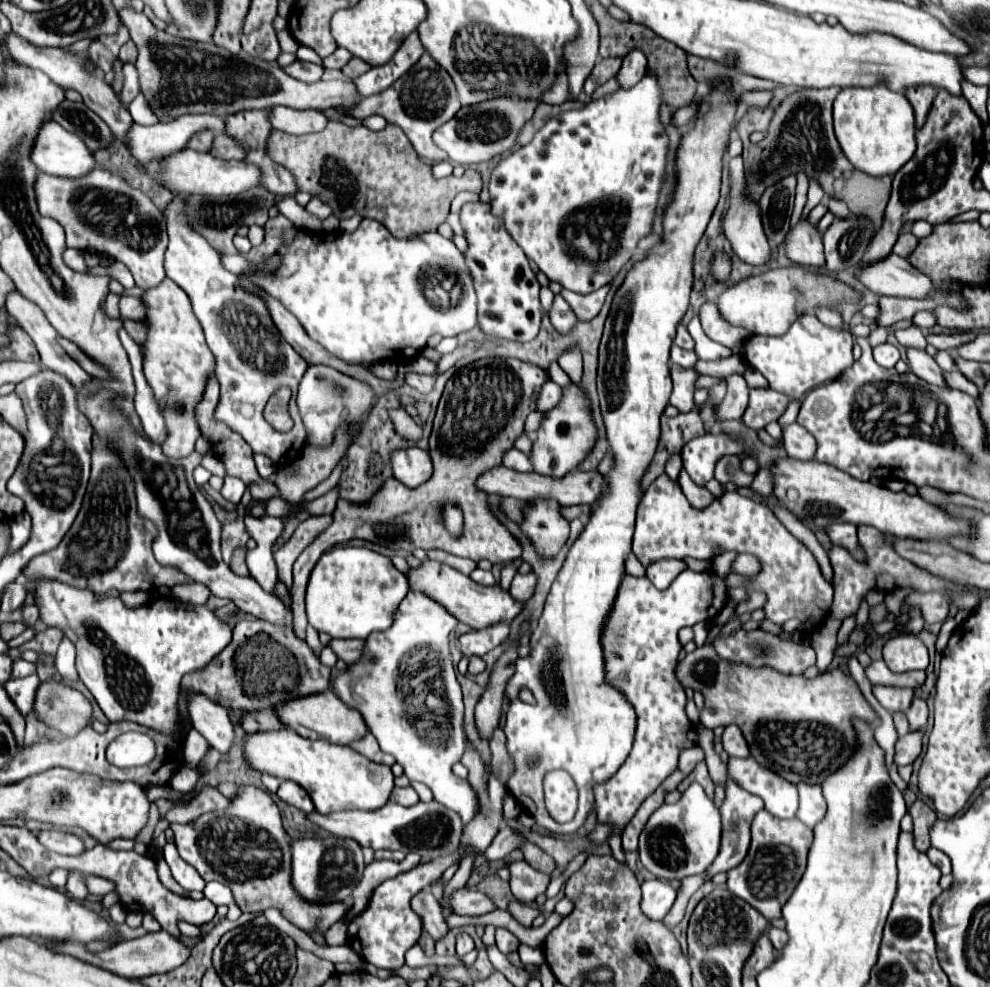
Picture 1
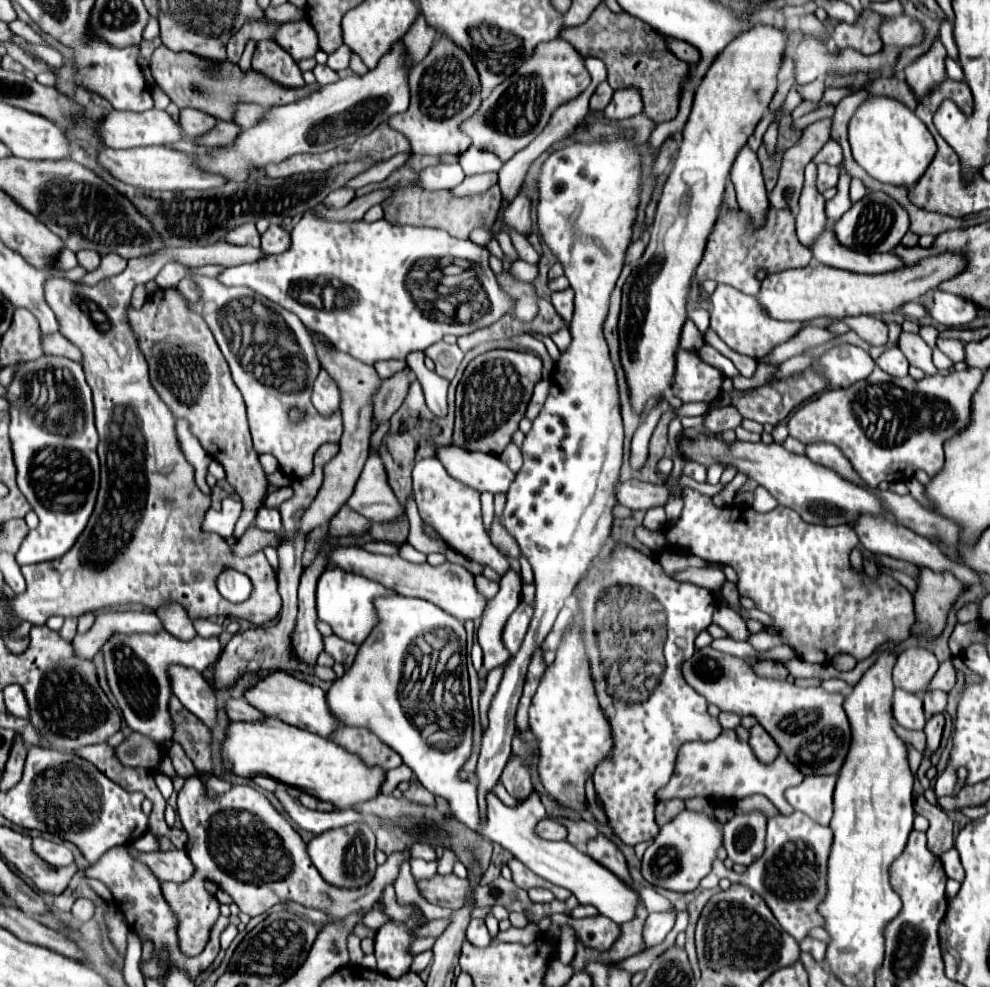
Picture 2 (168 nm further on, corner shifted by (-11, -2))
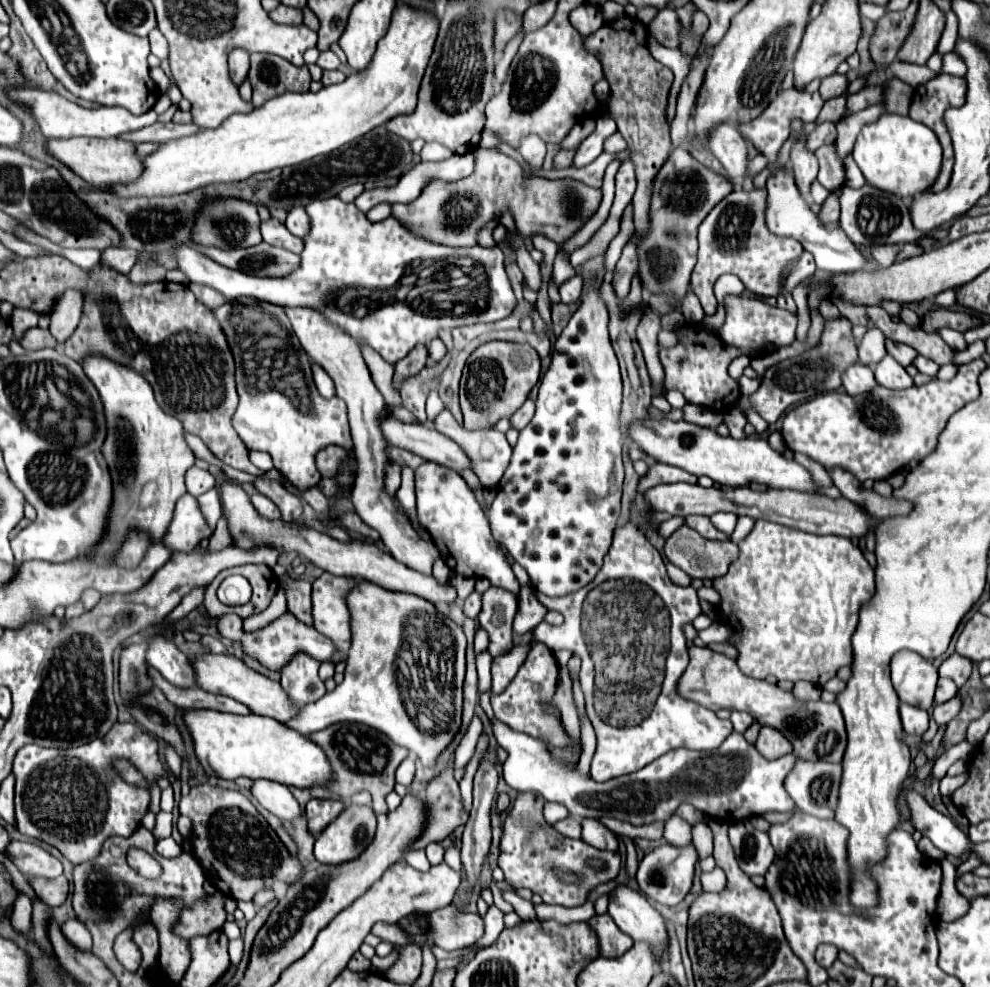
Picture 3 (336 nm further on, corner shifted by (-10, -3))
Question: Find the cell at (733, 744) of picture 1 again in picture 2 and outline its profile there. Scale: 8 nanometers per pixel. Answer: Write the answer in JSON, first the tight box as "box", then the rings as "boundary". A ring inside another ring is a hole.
{"box":[748,725,778,763],"boundary":[[[754,725],[750,729],[750,739],[748,739],[754,755],[758,757],[758,761],[762,763],[772,763],[776,757],[778,757],[778,749],[776,749],[776,743],[772,741],[772,737],[768,737],[768,733],[764,731],[762,725]]]}

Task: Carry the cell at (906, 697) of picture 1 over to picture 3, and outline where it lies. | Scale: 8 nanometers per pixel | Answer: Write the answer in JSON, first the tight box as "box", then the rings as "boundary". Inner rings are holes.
{"box":[899,704,929,736],"boundary":[[[901,704],[899,706],[899,714],[901,714],[901,722],[903,722],[903,730],[907,734],[915,734],[915,736],[923,736],[923,732],[929,728],[929,712],[913,708],[909,704]]]}

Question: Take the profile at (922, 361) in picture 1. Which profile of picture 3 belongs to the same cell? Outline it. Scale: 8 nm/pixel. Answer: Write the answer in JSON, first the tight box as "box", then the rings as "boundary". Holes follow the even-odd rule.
{"box":[885,338,917,366],"boundary":[[[889,338],[885,340],[885,348],[887,348],[887,354],[893,356],[901,366],[909,366],[913,362],[913,358],[917,356],[917,352],[911,346],[899,344],[899,342],[891,342]]]}

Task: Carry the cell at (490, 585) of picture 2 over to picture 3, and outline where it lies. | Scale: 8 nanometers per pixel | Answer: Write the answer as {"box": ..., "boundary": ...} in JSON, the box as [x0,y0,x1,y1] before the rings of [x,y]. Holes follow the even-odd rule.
{"box":[463,592,481,618],"boundary":[[[473,592],[473,594],[465,600],[465,604],[463,604],[463,614],[469,616],[469,618],[477,618],[479,610],[481,610],[481,594],[479,594],[479,592]]]}

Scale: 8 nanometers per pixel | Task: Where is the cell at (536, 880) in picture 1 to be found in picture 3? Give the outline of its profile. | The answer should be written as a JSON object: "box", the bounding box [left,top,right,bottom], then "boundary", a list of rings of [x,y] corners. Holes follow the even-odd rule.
{"box":[499,792,621,906],"boundary":[[[519,792],[513,800],[513,806],[503,822],[503,836],[499,844],[499,868],[505,874],[505,882],[513,888],[529,888],[531,892],[539,894],[545,904],[559,904],[559,906],[581,906],[585,904],[591,890],[595,890],[599,884],[595,882],[595,874],[583,870],[581,860],[587,858],[603,858],[607,862],[609,870],[609,882],[617,878],[621,870],[621,854],[619,852],[607,852],[597,850],[591,844],[583,840],[571,840],[563,834],[557,834],[551,824],[543,818],[543,806],[545,798],[537,792]],[[571,872],[579,876],[575,882],[563,882],[559,874]]]}

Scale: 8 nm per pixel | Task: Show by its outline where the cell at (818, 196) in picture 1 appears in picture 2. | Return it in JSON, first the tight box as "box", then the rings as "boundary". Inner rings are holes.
{"box":[816,165,838,193],"boundary":[[[818,165],[818,179],[816,179],[816,187],[820,193],[824,193],[830,187],[838,185],[838,167],[830,167],[830,165]]]}

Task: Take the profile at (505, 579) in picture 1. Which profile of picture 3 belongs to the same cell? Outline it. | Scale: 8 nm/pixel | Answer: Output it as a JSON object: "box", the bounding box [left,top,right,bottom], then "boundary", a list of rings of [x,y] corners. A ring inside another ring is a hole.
{"box":[479,588,517,656],"boundary":[[[489,588],[483,596],[479,624],[489,634],[489,652],[501,656],[513,648],[513,618],[517,612],[517,598],[503,588]]]}

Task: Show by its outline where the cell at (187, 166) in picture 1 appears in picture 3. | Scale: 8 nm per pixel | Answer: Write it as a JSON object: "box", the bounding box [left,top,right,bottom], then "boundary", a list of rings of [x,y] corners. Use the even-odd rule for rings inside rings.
{"box":[47,138,141,186],"boundary":[[[69,138],[69,140],[47,140],[47,154],[65,164],[73,174],[83,178],[93,186],[111,186],[121,182],[131,182],[141,174],[141,158],[135,154],[135,144],[123,142],[117,138]]]}

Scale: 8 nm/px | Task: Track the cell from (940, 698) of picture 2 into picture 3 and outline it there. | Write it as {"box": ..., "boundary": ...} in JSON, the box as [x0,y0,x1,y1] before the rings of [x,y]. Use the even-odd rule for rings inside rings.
{"box":[935,678,957,704],"boundary":[[[939,678],[939,684],[937,684],[937,692],[935,692],[935,702],[941,704],[941,702],[947,702],[949,698],[953,698],[957,694],[957,686],[951,678]]]}

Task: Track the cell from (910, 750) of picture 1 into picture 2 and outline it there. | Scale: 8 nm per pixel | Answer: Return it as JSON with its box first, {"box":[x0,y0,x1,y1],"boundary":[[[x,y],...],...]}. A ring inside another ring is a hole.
{"box":[922,715,944,757],"boundary":[[[936,715],[936,717],[930,717],[926,721],[926,727],[924,727],[924,733],[926,733],[926,749],[922,751],[922,757],[930,757],[938,745],[940,745],[940,737],[942,737],[942,729],[944,729],[944,715]]]}

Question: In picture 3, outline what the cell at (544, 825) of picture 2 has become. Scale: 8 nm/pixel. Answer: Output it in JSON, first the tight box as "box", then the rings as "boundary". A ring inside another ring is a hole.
{"box":[555,816,581,838],"boundary":[[[567,816],[565,820],[559,820],[559,822],[555,824],[555,828],[557,828],[561,834],[569,836],[569,838],[581,838],[581,820],[579,820],[579,818]]]}

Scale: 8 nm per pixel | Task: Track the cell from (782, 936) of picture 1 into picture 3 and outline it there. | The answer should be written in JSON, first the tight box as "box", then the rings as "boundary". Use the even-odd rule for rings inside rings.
{"box":[815,944,839,968],"boundary":[[[821,944],[821,946],[817,948],[817,952],[815,952],[815,960],[817,960],[823,968],[829,968],[829,966],[835,962],[837,954],[839,954],[839,950],[837,950],[835,946],[831,946],[831,944]]]}

